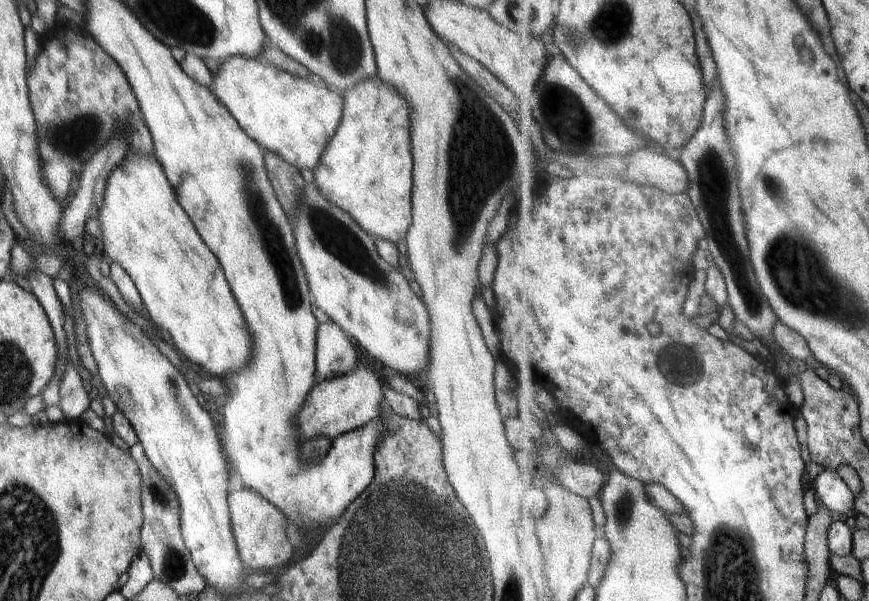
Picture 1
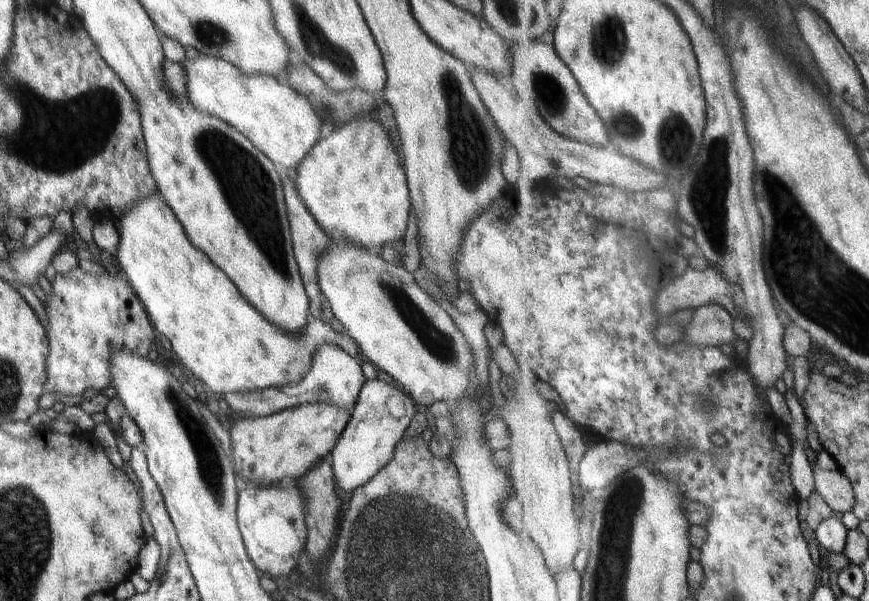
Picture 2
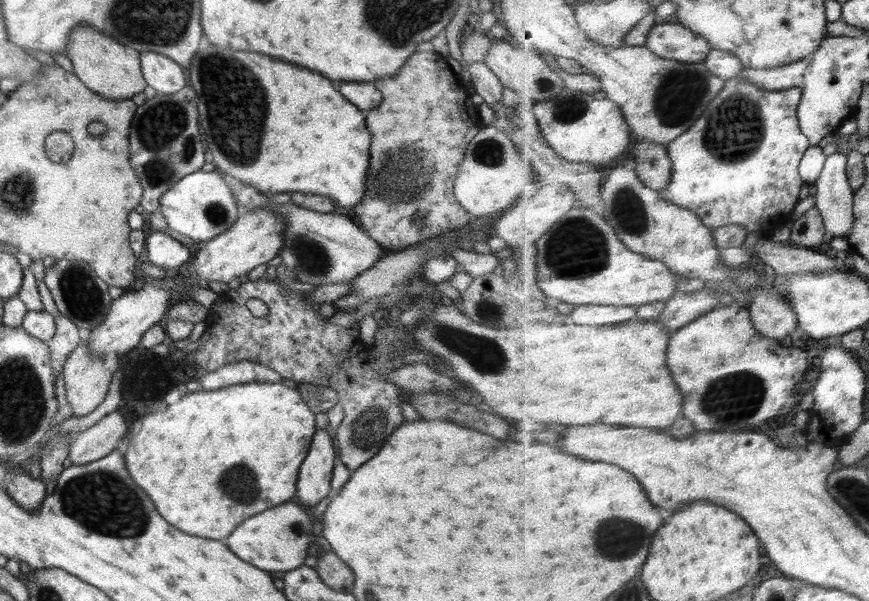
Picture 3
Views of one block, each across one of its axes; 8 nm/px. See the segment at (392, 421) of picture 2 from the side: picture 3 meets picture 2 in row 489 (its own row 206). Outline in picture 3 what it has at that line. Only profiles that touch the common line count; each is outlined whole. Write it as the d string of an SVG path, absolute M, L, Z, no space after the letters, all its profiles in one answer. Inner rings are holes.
M204 43L203 47L192 58L190 64L190 86L194 88L194 92L198 94L198 112L200 112L199 127L202 128L201 134L204 137L204 145L209 155L209 160L213 162L217 171L226 173L228 176L246 182L248 186L260 188L260 192L270 194L270 192L304 192L304 194L319 194L328 196L336 204L340 204L344 210L353 210L356 204L362 202L364 194L366 194L366 174L370 168L370 132L366 130L364 124L364 116L362 112L350 104L334 86L328 78L306 70L302 66L294 66L294 64L286 64L280 62L276 58L264 56L264 54L256 54L256 52L234 52L234 50L220 50L214 45Z

